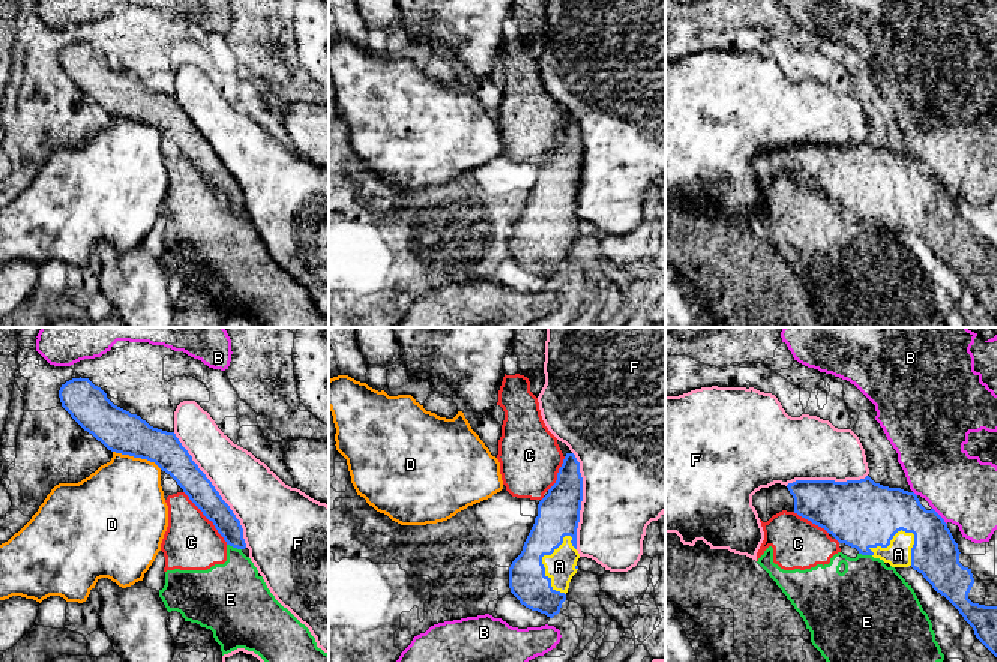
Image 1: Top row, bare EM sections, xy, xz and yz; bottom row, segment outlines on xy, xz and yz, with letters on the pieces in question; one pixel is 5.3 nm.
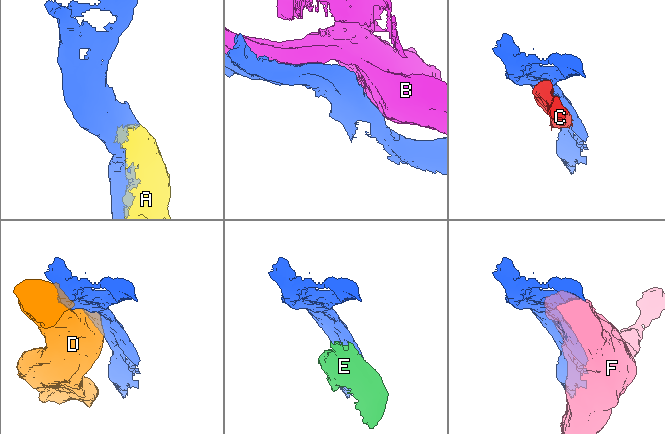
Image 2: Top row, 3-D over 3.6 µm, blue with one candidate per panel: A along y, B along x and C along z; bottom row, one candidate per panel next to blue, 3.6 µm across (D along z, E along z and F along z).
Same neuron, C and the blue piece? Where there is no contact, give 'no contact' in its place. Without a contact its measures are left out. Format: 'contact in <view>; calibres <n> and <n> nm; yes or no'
contact in xy; calibres 150 and 300 nm; no

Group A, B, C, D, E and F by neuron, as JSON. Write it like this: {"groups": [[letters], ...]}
{"groups": [["A"], ["B"], ["C", "E"], ["D"], ["F"]]}

